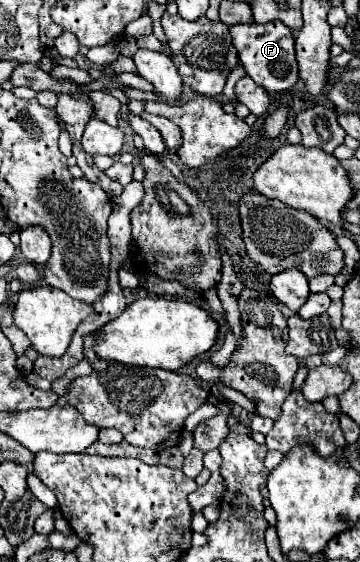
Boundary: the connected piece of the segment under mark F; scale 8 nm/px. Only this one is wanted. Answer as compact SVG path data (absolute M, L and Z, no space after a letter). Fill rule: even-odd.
M274 20L268 24L236 24L236 26L230 26L228 30L232 36L234 48L238 50L238 60L242 62L248 76L258 86L262 86L268 92L284 92L298 82L294 34L284 22Z

